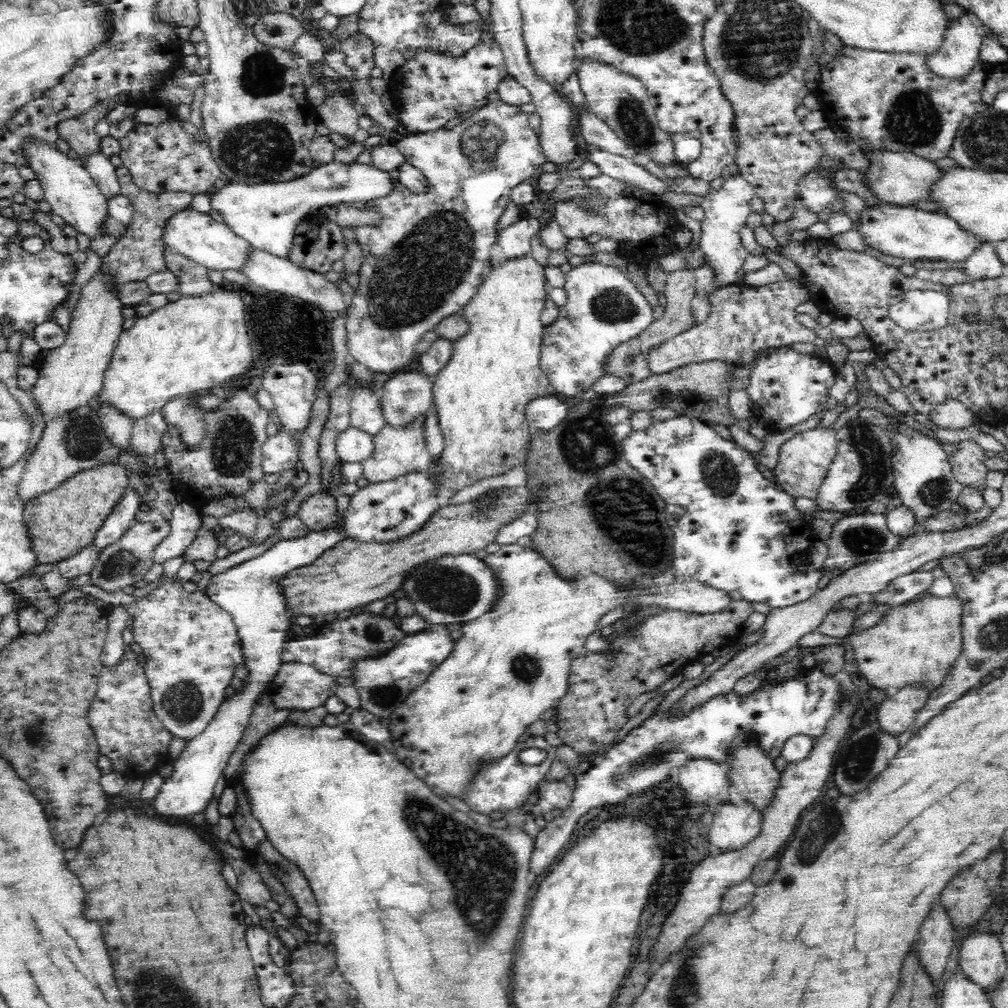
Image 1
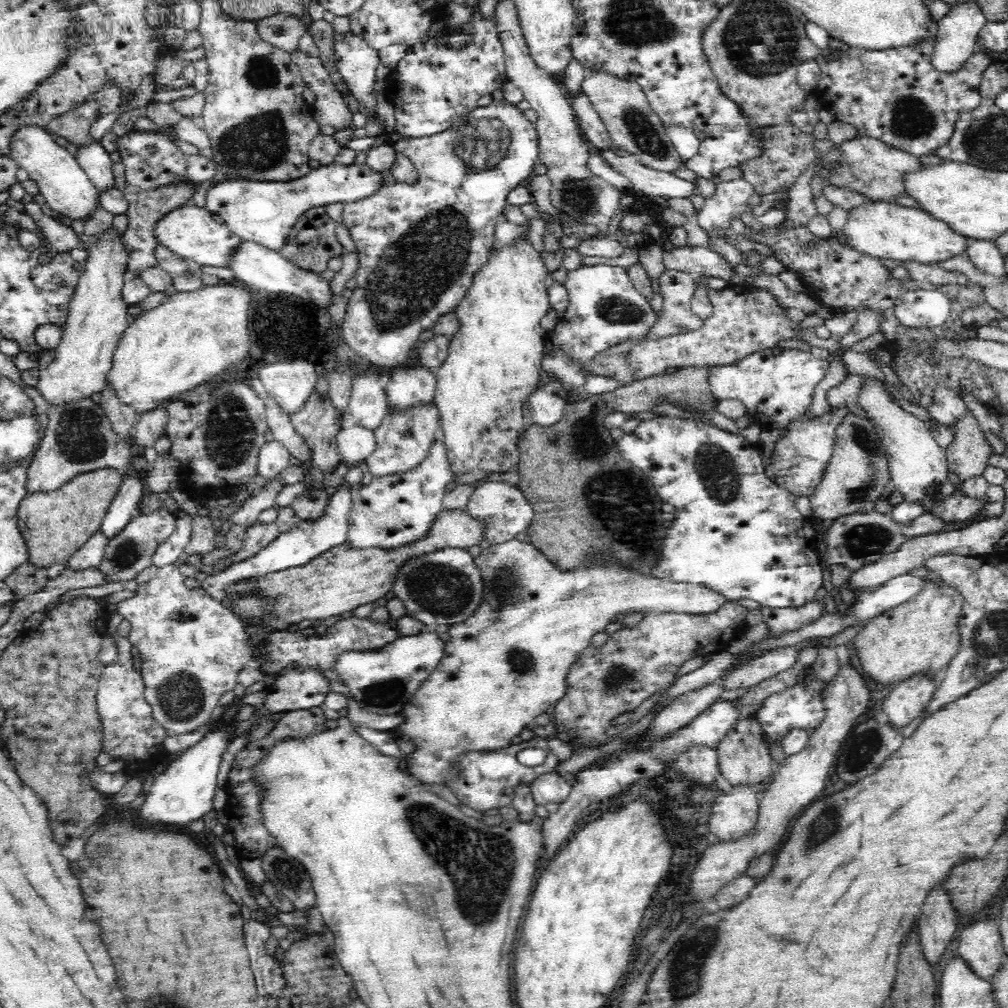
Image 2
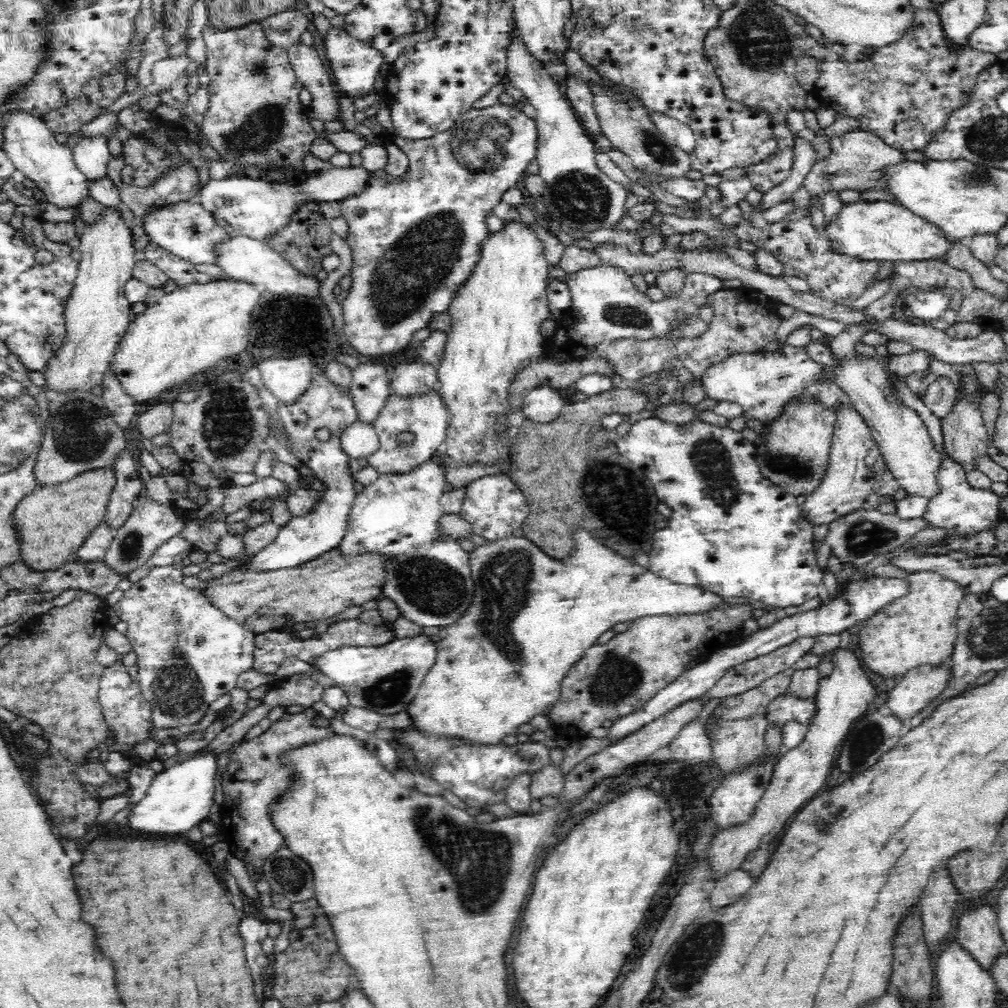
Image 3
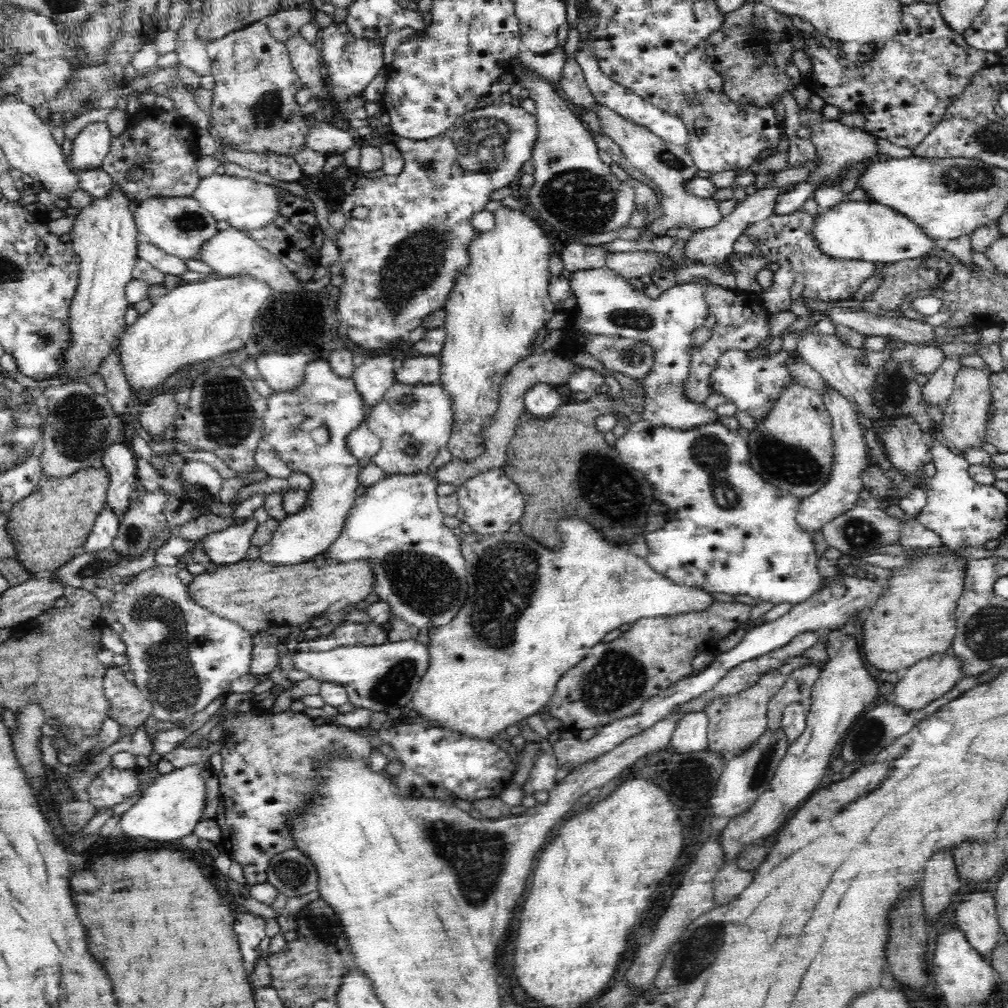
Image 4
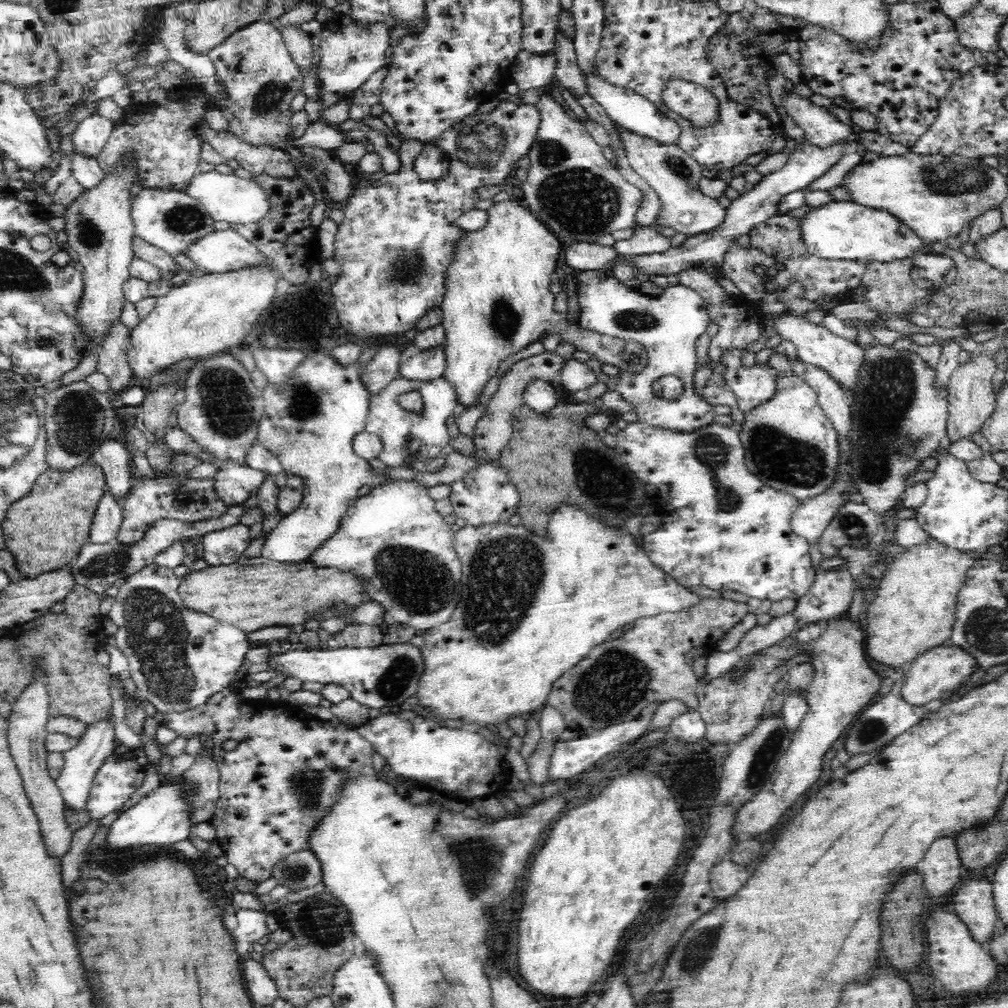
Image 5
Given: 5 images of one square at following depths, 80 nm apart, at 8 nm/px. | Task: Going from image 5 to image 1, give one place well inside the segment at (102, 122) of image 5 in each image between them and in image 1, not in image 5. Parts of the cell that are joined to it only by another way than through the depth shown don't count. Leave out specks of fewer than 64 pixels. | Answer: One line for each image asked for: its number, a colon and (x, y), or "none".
1: (100, 168)
2: (95, 162)
3: (90, 154)
4: (90, 146)

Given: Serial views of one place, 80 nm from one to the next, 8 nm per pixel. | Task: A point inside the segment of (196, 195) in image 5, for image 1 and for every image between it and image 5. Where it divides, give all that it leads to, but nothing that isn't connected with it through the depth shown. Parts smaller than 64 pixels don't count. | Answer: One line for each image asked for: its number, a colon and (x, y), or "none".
1: (265, 215)
2: (260, 212)
3: (255, 208)
4: (246, 205)

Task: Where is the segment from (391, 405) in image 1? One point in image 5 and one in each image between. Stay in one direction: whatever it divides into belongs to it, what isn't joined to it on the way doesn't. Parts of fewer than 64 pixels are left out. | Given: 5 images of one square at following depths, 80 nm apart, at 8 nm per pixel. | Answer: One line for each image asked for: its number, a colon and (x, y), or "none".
2: (407, 385)
3: (412, 378)
4: (417, 369)
5: (428, 364)

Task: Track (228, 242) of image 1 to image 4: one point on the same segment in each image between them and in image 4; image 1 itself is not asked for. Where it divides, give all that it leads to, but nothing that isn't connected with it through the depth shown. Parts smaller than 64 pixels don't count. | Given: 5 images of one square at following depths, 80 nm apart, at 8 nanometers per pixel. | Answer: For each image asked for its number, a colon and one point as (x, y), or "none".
2: (189, 232)
3: (185, 229)
4: (178, 225)

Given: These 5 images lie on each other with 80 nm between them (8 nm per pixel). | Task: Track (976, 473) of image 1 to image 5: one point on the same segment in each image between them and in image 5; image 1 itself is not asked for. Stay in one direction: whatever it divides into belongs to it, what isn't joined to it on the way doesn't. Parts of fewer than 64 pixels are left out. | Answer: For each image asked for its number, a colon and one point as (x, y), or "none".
2: (969, 452)
3: (965, 439)
4: (964, 420)
5: (971, 396)

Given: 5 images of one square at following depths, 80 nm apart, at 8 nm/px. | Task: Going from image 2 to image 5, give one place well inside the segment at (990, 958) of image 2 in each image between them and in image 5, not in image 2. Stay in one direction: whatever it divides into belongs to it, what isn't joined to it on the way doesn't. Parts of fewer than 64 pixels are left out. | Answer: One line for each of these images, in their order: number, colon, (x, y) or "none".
3: (978, 932)
4: (976, 915)
5: (973, 902)

